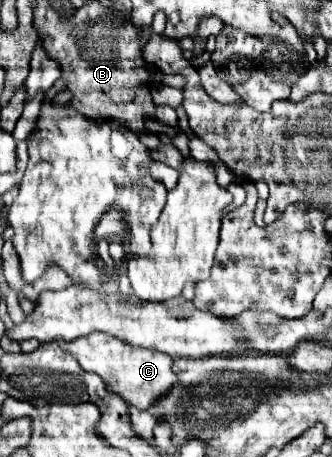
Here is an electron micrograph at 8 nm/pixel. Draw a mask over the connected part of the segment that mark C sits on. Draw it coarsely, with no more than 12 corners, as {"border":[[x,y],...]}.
{"border":[[91,332],[57,342],[107,392],[147,410],[177,380],[171,356]]}

